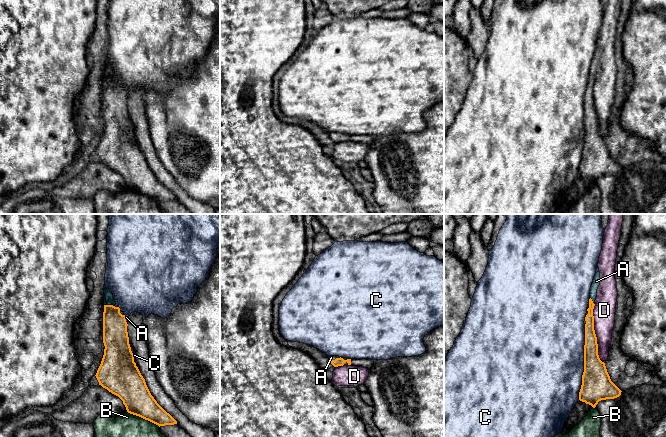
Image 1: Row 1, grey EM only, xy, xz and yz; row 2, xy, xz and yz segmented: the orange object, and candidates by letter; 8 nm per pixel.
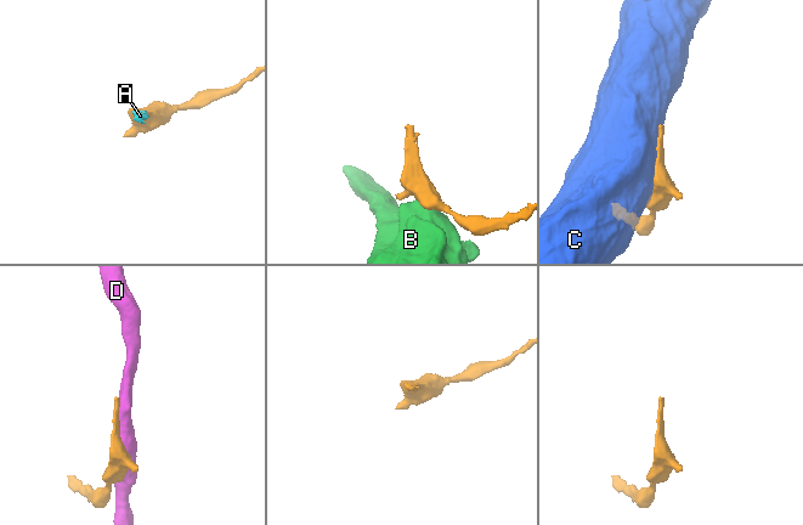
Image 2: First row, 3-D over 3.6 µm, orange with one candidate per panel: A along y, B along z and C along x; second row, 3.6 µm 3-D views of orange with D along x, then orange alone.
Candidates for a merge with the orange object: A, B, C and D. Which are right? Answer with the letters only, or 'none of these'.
A

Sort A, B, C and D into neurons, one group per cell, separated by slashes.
A / B / C / D

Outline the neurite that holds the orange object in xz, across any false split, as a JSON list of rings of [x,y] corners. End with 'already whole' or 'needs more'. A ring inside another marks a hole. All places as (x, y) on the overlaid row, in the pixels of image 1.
[[[330,356],[329,360],[334,367],[351,365],[351,359],[339,357],[339,356]]]; needs more

